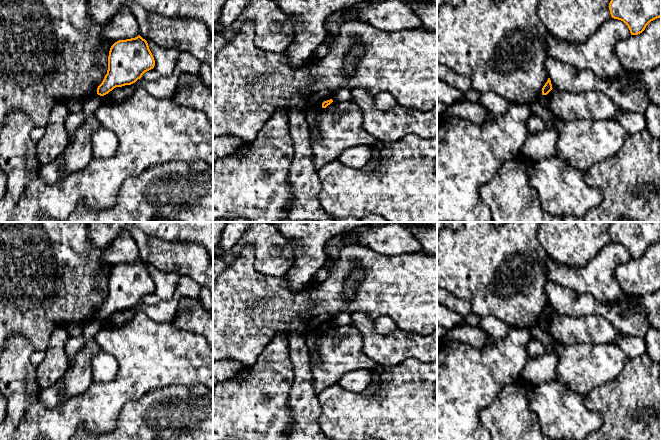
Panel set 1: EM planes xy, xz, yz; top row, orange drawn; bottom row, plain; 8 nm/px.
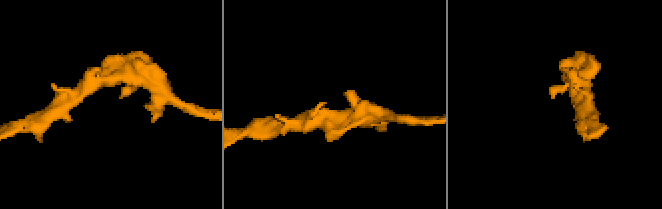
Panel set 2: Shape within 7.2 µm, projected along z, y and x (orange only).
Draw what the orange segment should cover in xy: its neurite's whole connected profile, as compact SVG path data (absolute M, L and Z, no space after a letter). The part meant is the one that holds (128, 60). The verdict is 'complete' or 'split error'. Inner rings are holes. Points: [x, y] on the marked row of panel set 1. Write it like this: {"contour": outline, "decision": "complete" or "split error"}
{"contour": "M140 35L119 40L110 48L107 74L97 88L97 94L104 96L116 87L131 85L154 66L148 43Z", "decision": "complete"}

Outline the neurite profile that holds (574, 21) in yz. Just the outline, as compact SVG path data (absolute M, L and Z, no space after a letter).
M539 0L537 11L547 32L579 44L611 18L611 0Z

